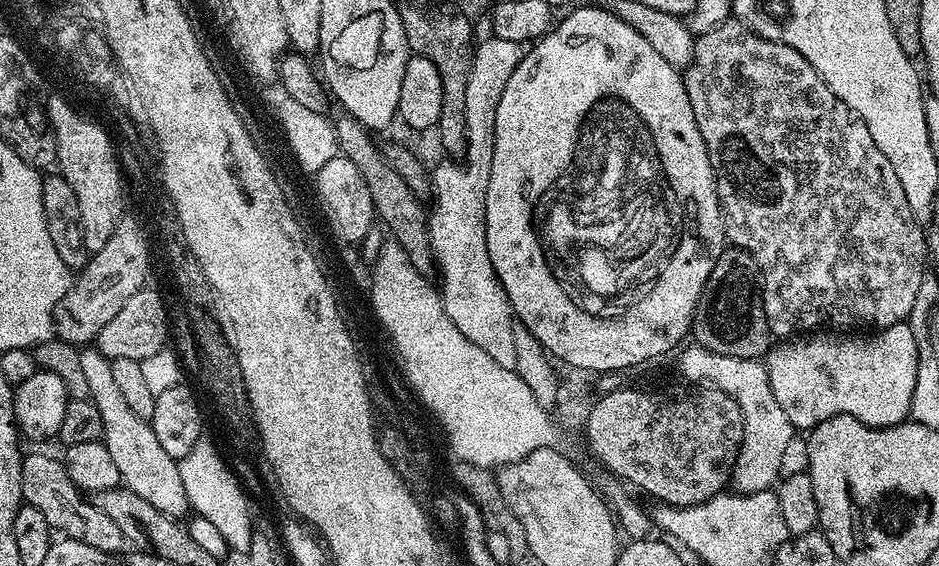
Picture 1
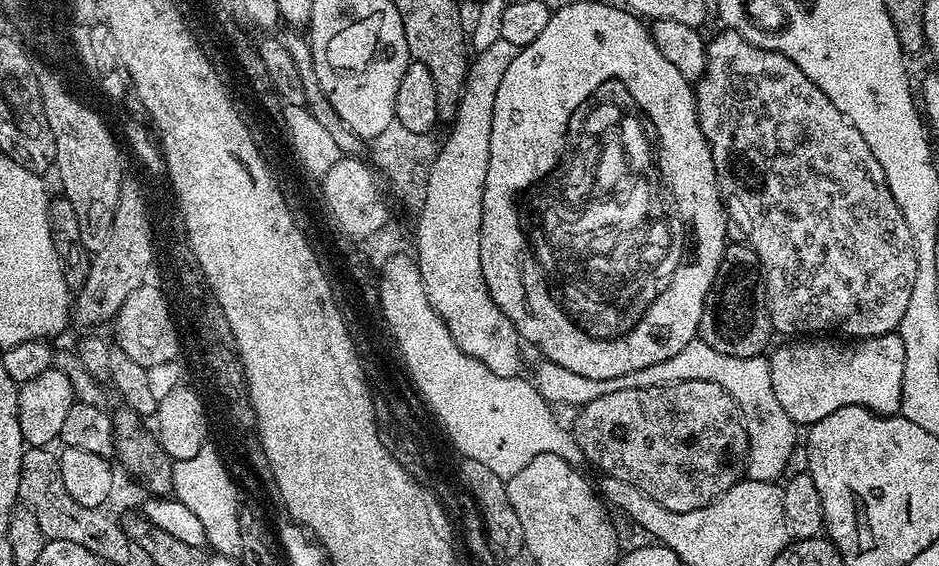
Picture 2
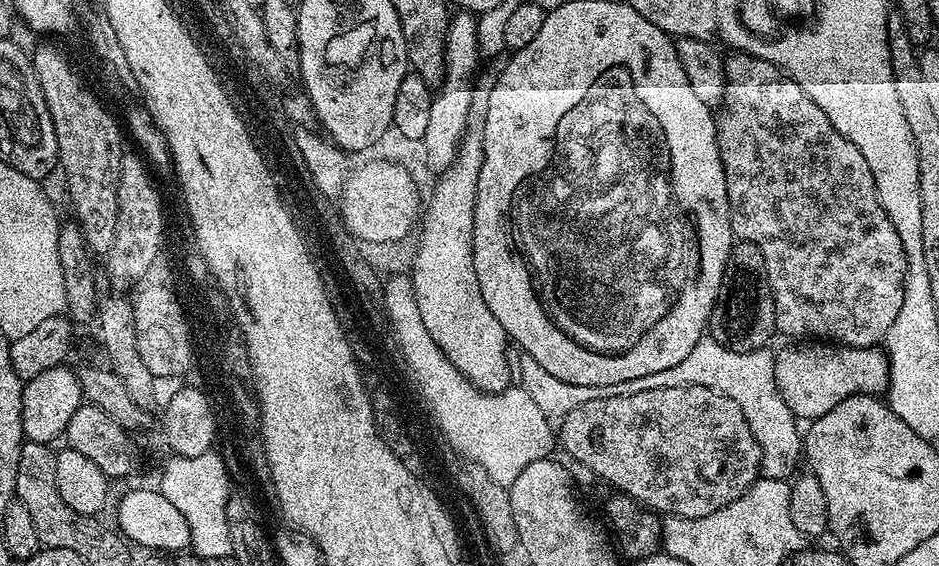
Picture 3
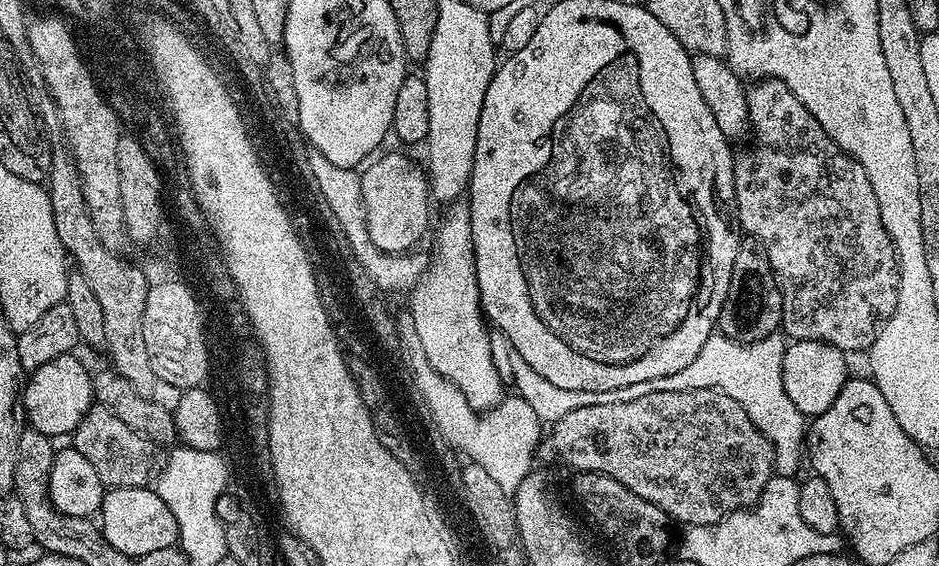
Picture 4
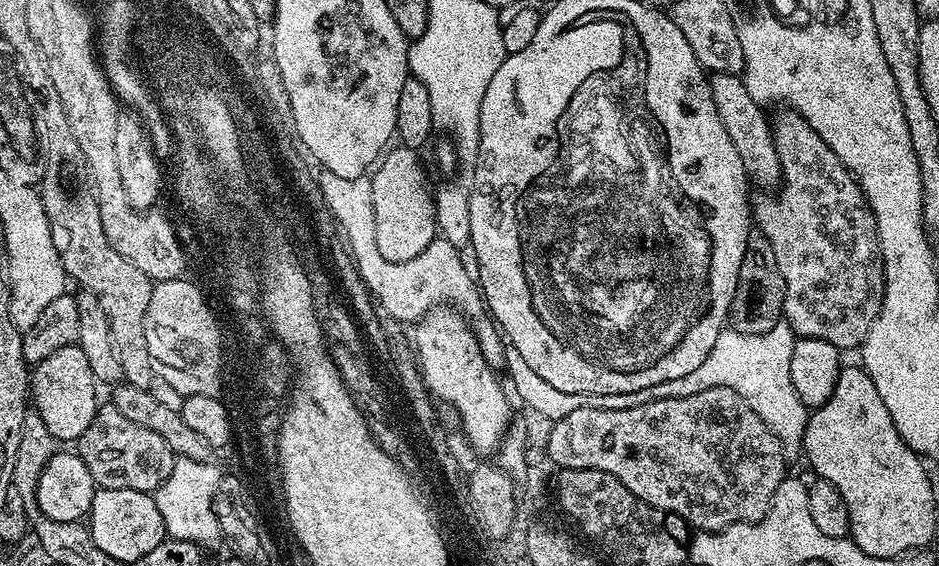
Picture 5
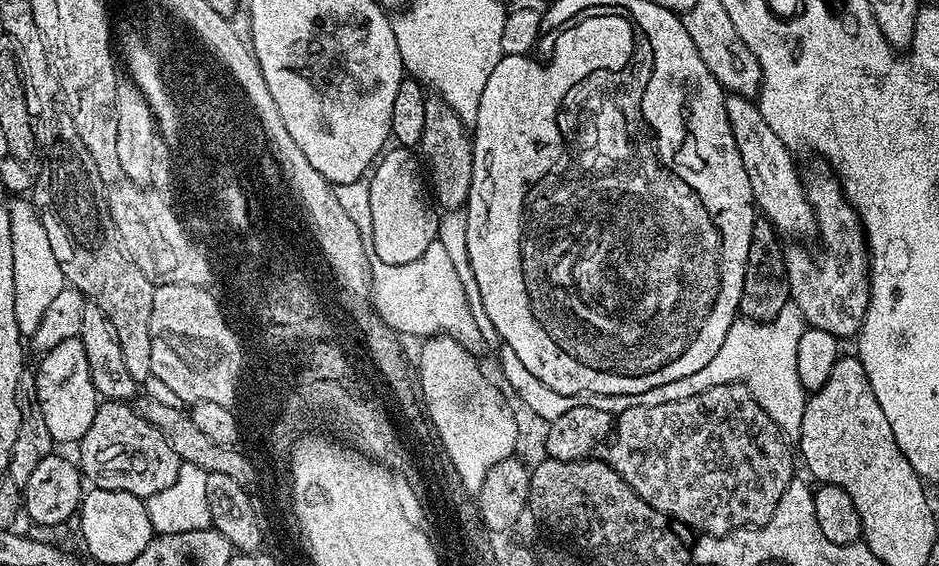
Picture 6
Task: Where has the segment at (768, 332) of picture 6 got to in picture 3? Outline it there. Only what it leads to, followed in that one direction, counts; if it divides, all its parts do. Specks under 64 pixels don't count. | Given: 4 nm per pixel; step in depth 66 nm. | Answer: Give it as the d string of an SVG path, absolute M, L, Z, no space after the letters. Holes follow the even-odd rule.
M711 338L700 340L682 362L658 370L658 374L646 374L646 378L634 378L630 382L618 382L615 386L620 394L642 390L662 390L670 386L706 386L715 392L726 394L742 410L750 426L750 434L760 447L761 477L770 479L788 478L802 460L802 428L796 416L782 402L778 386L774 382L775 355L768 348L749 352L735 352Z

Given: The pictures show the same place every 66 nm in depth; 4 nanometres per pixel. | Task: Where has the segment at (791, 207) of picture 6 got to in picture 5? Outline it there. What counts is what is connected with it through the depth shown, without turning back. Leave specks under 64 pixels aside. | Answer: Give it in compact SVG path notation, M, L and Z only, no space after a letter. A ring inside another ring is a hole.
M717 72L711 77L710 83L714 106L718 106L718 118L722 118L722 126L726 126L726 134L730 134L734 150L738 150L738 158L742 158L744 173L755 187L757 184L764 188L760 190L775 189L782 180L782 166L778 162L778 150L774 146L769 117L764 117L765 109L758 102L754 102L754 98L750 98L750 90L746 90L739 75Z

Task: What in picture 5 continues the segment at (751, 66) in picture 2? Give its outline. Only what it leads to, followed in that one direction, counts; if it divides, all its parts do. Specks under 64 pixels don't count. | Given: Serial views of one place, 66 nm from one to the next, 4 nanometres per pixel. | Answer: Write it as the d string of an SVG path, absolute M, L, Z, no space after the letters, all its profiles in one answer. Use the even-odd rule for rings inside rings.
M780 110L771 121L774 146L778 150L778 162L782 166L782 183L775 194L764 194L760 201L752 204L752 218L758 231L768 239L770 246L774 246L774 262L778 262L778 270L782 270L782 282L784 283L784 315L783 319L792 327L793 333L800 338L818 338L822 342L830 342L835 348L847 350L847 348L859 349L863 345L866 334L870 334L870 326L880 313L882 298L884 297L884 258L880 255L880 239L876 233L874 214L870 210L868 200L864 197L864 191L860 188L855 176L848 171L838 154L818 138L818 134L797 112Z

